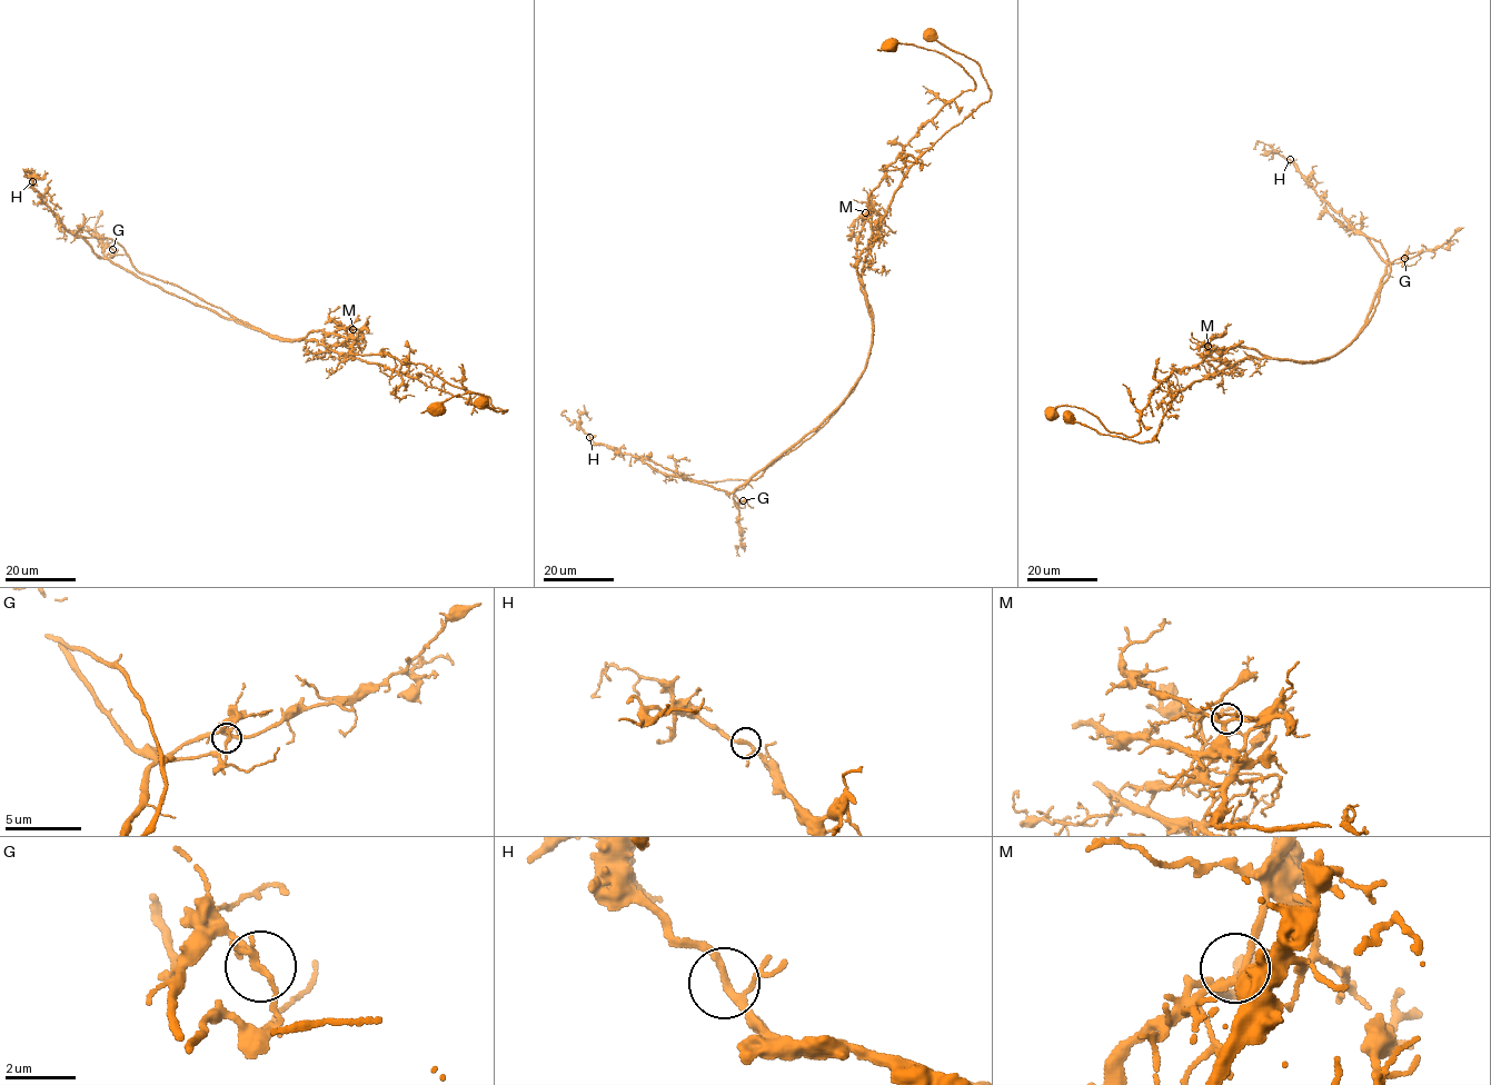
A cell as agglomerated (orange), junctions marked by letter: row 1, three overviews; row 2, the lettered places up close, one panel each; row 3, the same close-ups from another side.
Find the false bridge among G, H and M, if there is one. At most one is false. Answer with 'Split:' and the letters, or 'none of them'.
Split: G

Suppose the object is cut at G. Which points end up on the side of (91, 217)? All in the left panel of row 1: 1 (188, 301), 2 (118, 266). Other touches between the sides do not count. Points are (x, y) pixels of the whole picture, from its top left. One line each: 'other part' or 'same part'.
1: same part
2: same part

